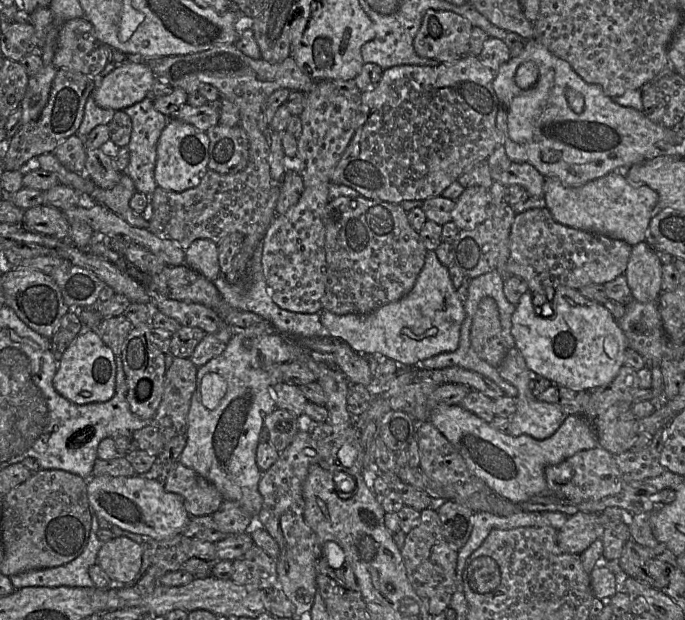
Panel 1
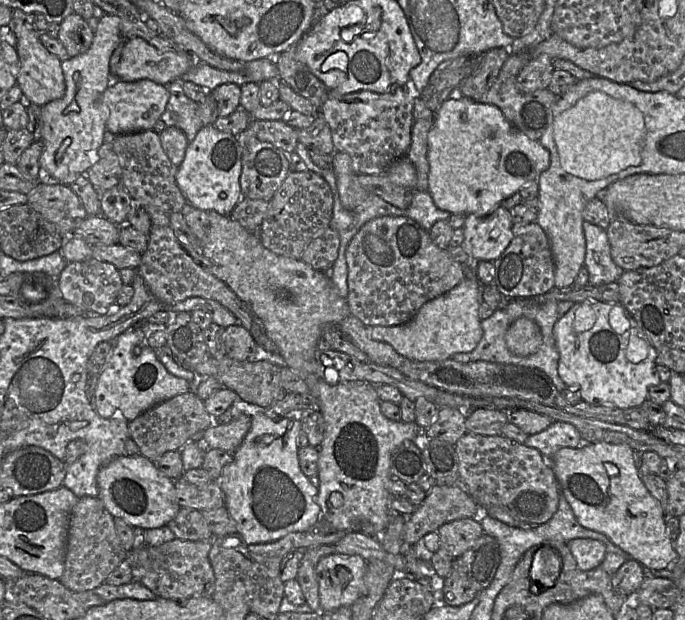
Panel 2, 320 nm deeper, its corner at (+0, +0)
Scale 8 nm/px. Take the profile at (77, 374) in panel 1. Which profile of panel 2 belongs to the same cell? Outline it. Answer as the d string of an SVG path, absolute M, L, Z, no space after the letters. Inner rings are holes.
M131 328L112 341L112 349L97 380L93 408L102 418L129 423L152 407L191 389L191 383L170 374L158 361L141 330Z

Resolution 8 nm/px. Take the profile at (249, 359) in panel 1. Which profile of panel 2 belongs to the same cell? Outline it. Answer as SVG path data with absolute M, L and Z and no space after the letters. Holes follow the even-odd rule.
M262 412L251 416L251 427L248 433L246 434L240 446L234 451L233 460L223 468L221 475L216 479L224 494L224 506L227 508L230 517L236 524L236 533L246 544L263 544L275 542L287 534L304 531L321 519L321 509L317 503L317 483L315 480L307 477L301 471L299 466L298 450L300 448L299 437L301 432L301 423L296 417L279 417L272 412L271 414Z

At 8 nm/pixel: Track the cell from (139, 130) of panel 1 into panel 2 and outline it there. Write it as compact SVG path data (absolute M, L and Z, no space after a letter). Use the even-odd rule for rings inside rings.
M180 80L173 81L165 87L169 92L169 100L160 120L166 124L167 128L181 129L191 142L203 127L199 117L199 103L184 94Z

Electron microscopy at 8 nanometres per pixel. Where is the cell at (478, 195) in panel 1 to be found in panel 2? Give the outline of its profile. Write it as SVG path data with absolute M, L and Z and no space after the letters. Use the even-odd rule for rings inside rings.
M499 206L486 216L466 215L463 248L473 261L494 262L513 239L508 209Z

